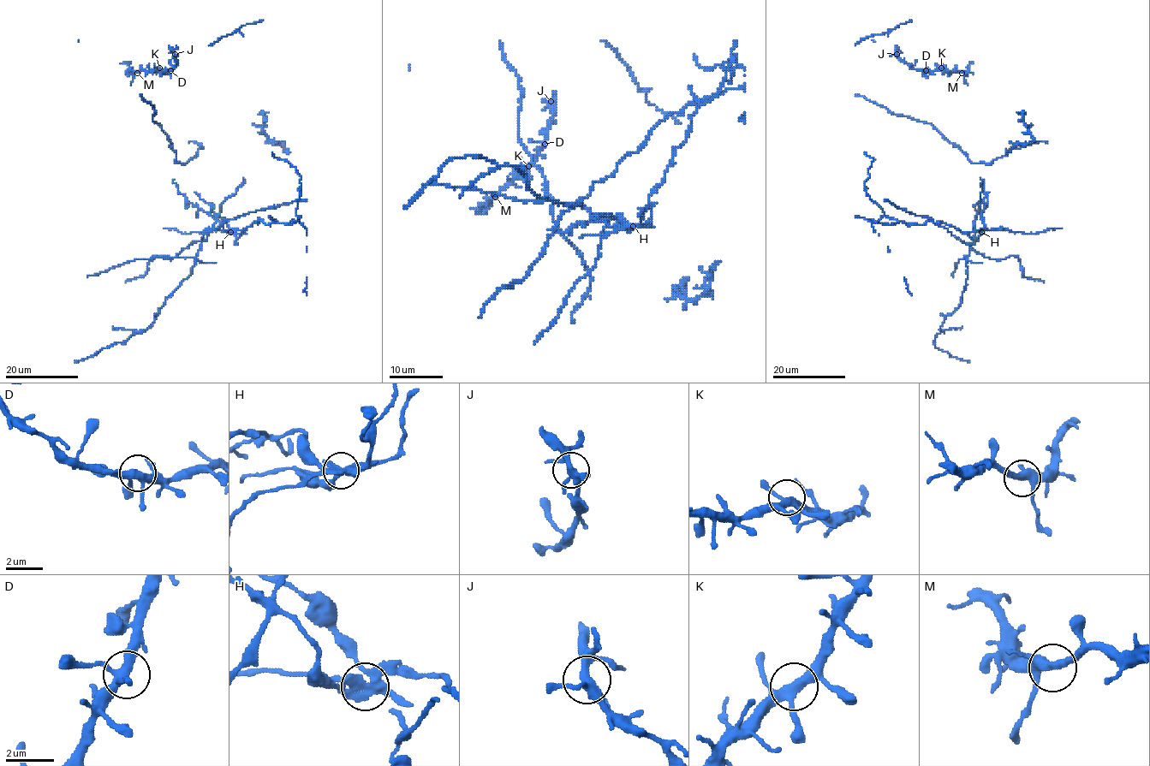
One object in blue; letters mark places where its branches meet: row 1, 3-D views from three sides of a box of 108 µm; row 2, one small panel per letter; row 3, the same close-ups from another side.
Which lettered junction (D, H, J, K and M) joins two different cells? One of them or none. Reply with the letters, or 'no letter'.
H

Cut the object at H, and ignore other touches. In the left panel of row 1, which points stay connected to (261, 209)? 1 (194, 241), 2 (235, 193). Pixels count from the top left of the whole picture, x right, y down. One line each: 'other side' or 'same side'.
1: same side
2: other side

